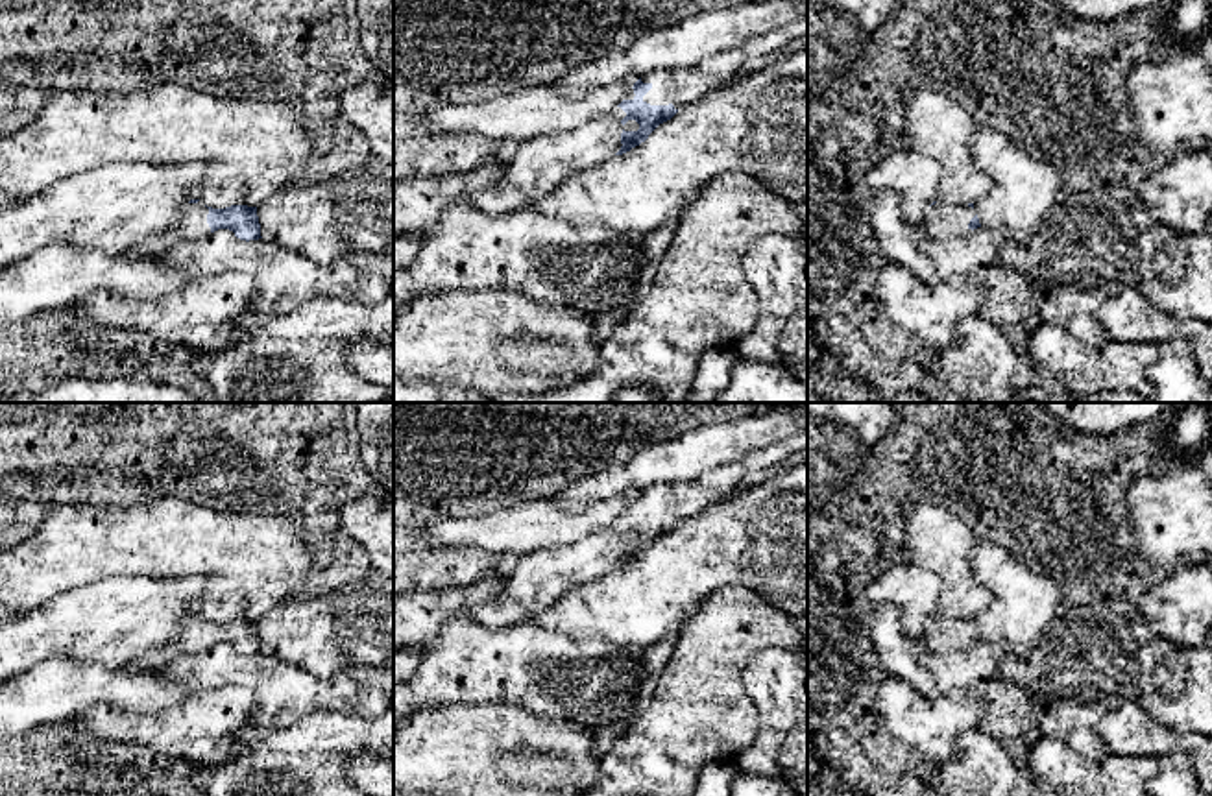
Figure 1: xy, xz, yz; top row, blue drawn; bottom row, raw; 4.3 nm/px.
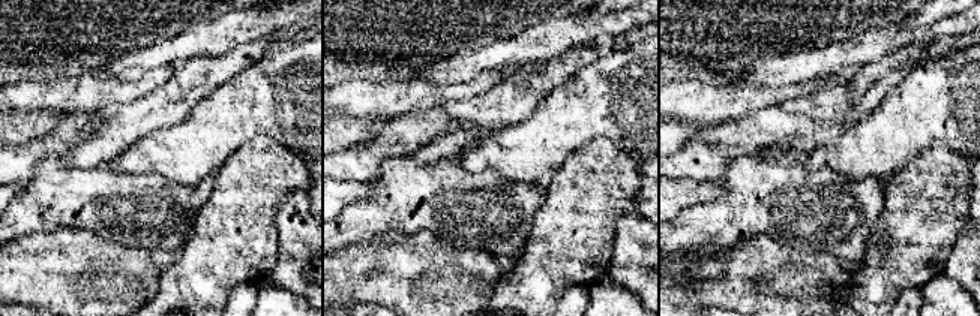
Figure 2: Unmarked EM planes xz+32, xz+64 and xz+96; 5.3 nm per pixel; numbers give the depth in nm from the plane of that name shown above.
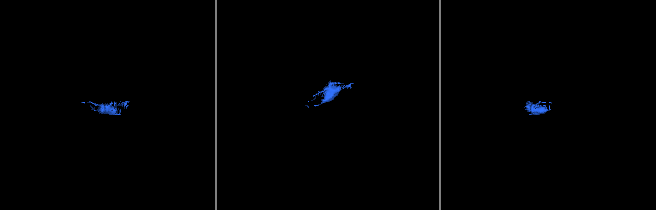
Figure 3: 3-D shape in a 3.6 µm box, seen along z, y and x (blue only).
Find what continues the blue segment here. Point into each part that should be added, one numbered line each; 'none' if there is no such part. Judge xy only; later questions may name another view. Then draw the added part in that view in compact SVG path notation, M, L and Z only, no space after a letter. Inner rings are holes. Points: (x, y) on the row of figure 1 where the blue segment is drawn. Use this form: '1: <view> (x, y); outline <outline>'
1: xy (193, 224); outline M201 201L183 205L177 225L163 238L168 242L168 246L172 246L207 236L211 233L207 214L209 209Z

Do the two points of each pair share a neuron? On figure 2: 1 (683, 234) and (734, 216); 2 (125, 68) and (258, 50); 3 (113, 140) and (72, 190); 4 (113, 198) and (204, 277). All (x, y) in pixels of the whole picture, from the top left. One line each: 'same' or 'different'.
1: same
2: different
3: different
4: different

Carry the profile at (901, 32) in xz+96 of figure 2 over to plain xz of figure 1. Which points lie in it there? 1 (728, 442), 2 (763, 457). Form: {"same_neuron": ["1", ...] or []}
{"same_neuron": ["1"]}

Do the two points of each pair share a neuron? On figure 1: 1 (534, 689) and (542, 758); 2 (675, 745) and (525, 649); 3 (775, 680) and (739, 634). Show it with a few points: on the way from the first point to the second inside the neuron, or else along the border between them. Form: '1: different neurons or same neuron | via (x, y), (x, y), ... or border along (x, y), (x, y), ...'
1: different neurons | border along (497, 700), (521, 704), (536, 713), (581, 724)
2: different neurons | border along (647, 691), (625, 724)
3: different neurons | border along (786, 647), (763, 647), (749, 662), (749, 697)

